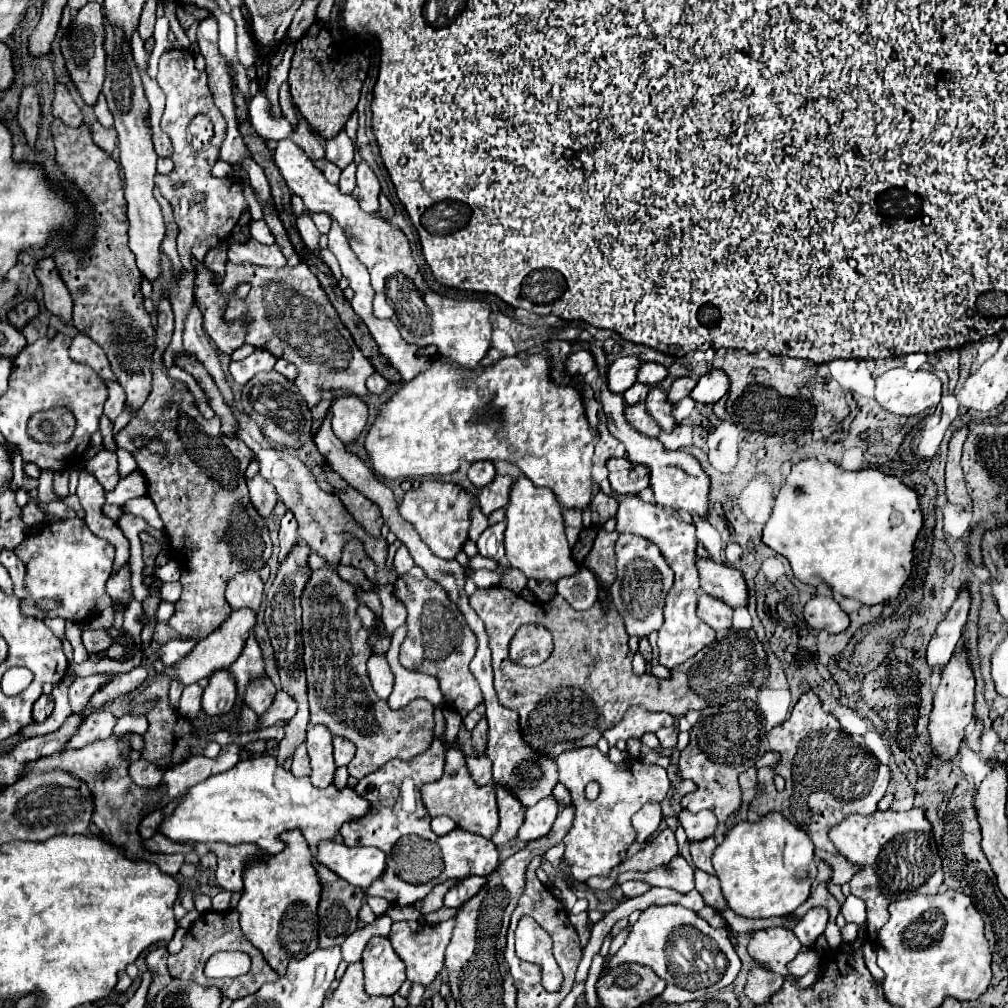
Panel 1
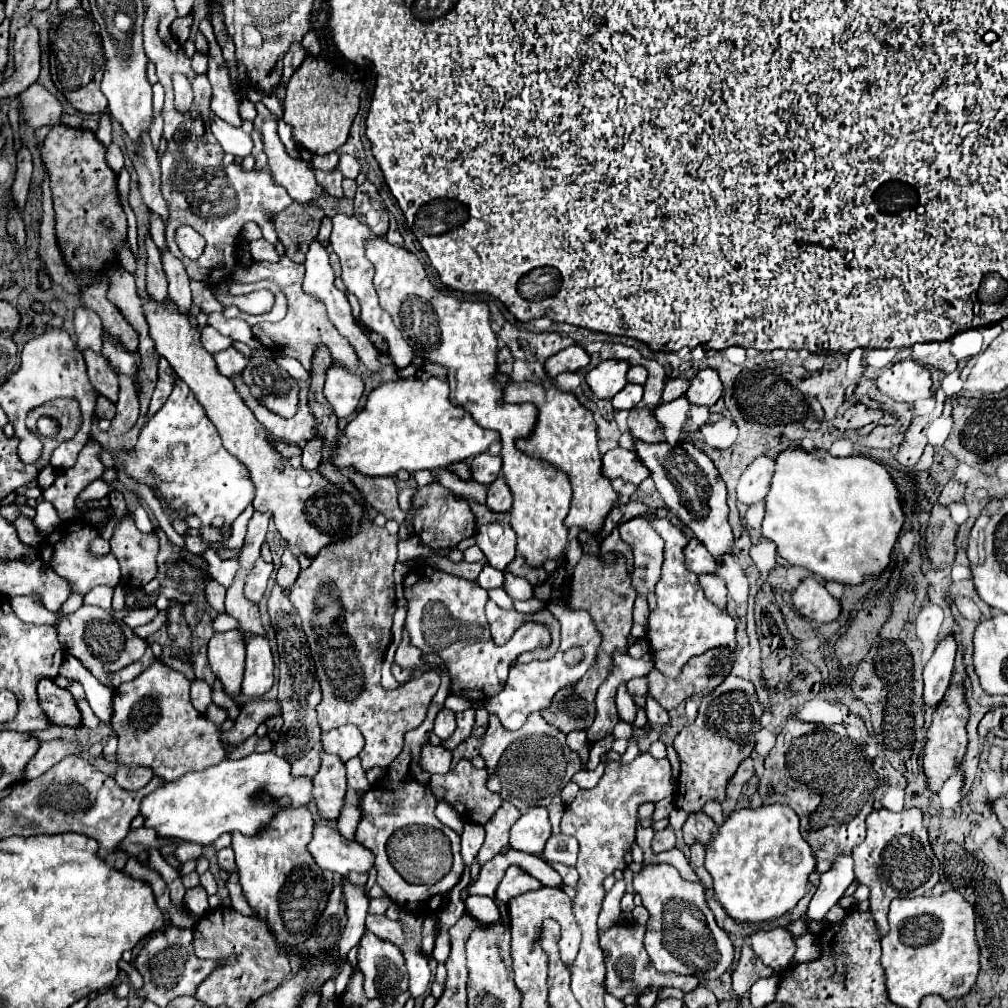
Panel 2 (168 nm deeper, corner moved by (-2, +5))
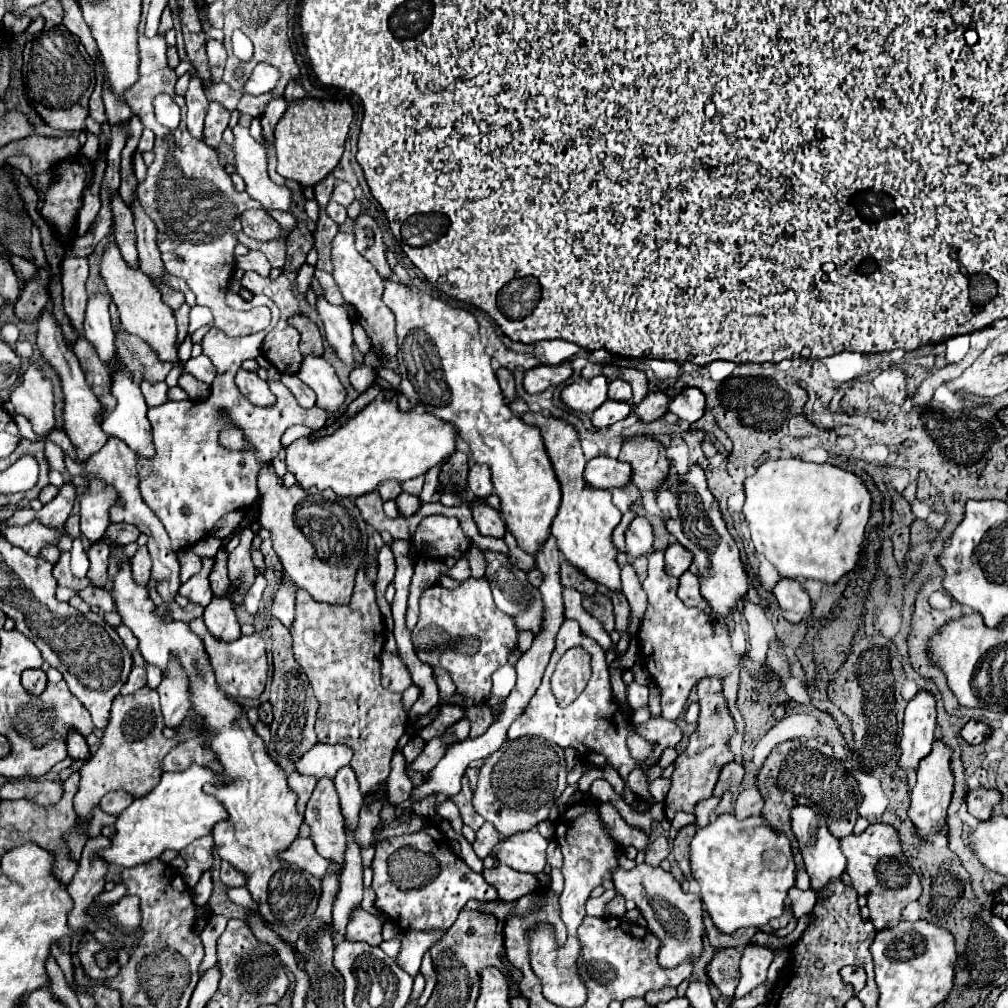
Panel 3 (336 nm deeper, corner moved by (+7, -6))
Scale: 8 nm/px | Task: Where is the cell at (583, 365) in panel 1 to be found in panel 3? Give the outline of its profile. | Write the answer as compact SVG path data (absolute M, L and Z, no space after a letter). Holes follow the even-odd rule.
M562 362L558 366L534 366L526 372L524 376L524 390L528 394L536 394L536 392L544 392L550 386L558 386L562 382L566 382L572 376L572 366L570 362Z

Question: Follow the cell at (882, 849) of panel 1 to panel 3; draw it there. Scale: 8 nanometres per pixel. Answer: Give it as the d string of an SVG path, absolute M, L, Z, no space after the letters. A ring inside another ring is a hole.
M870 824L862 834L850 834L840 840L842 852L848 860L846 872L850 876L852 888L868 898L870 908L870 920L876 928L876 932L892 928L902 920L902 910L906 904L920 898L920 880L918 874L910 868L908 858L902 854L900 838L896 830L890 824Z

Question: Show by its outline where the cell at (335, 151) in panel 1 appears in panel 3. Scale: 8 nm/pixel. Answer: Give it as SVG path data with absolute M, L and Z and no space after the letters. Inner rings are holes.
M338 182L334 192L332 192L332 200L342 204L344 208L348 208L354 202L354 190L352 190L352 186L348 182Z

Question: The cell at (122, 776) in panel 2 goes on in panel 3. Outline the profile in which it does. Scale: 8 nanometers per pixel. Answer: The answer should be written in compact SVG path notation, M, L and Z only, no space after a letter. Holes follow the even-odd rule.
M110 792L106 794L102 800L100 800L100 808L106 812L106 814L112 814L112 816L118 816L122 810L126 810L130 806L134 798L126 792Z

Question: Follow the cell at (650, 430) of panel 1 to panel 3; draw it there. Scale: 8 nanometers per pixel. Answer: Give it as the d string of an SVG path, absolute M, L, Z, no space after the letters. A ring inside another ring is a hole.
M650 436L628 438L618 456L632 468L632 482L640 492L656 492L670 472L666 448Z

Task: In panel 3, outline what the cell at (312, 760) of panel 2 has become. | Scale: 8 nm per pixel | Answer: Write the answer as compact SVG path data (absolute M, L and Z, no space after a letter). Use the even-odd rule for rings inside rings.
M292 772L290 776L288 776L288 784L290 784L290 788L298 794L298 808L300 808L300 812L306 808L306 802L308 802L308 798L310 798L310 794L312 794L312 790L316 788L316 778L314 776L302 776L302 774L298 774L298 772Z

